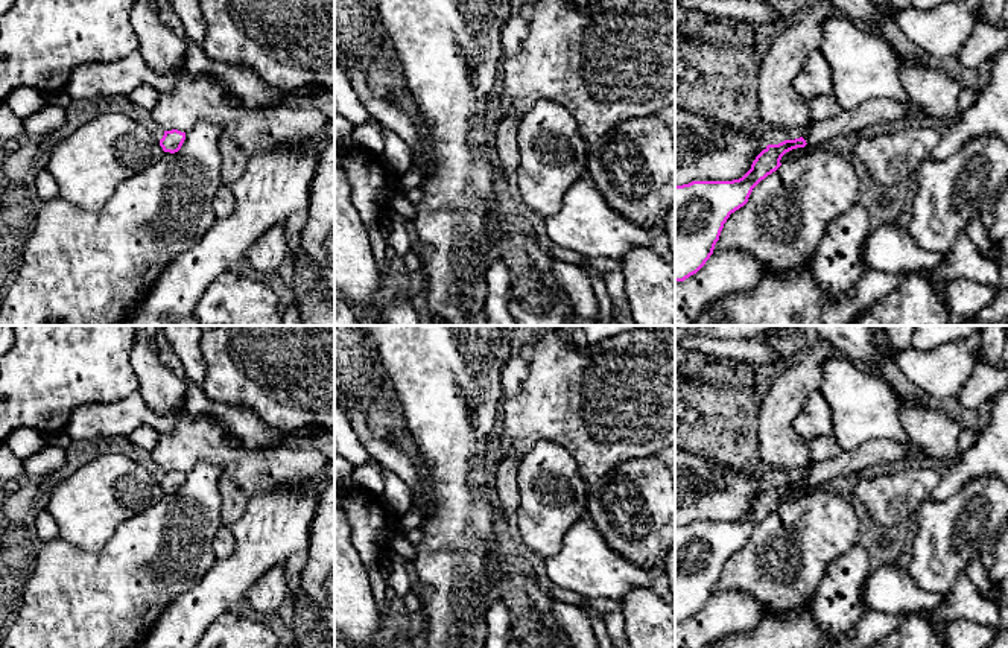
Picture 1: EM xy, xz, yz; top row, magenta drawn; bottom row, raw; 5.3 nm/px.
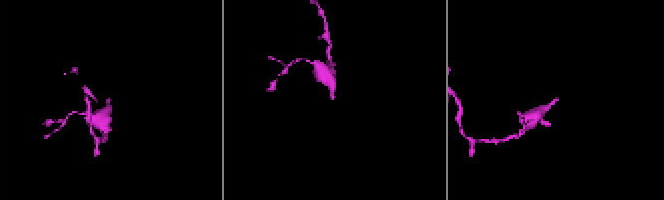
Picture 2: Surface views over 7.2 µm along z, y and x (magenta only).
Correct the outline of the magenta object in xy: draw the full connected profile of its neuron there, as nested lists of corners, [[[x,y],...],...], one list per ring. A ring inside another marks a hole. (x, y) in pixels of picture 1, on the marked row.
[[[178,129],[164,131],[164,135],[160,140],[160,146],[163,148],[164,152],[175,154],[181,149],[184,140],[185,132],[181,132]]]

